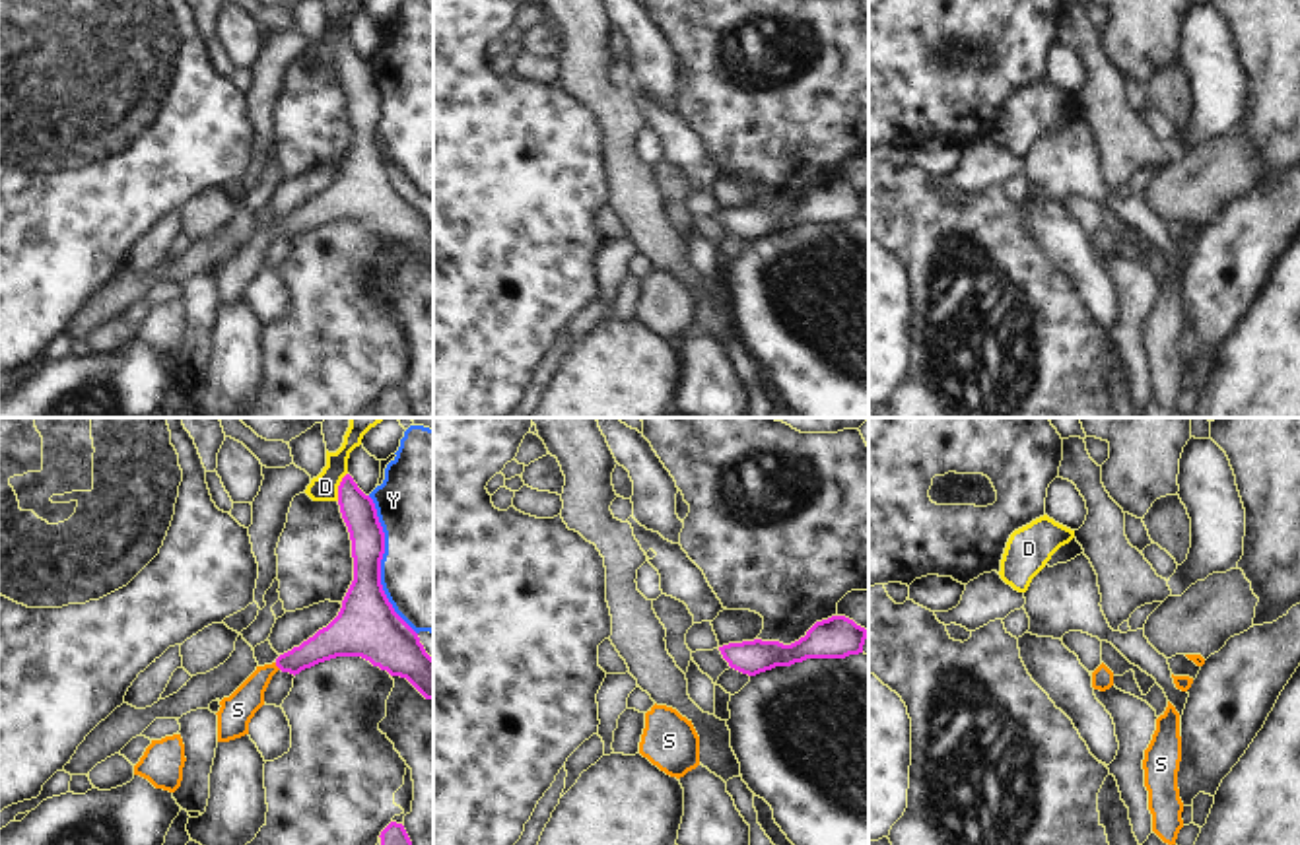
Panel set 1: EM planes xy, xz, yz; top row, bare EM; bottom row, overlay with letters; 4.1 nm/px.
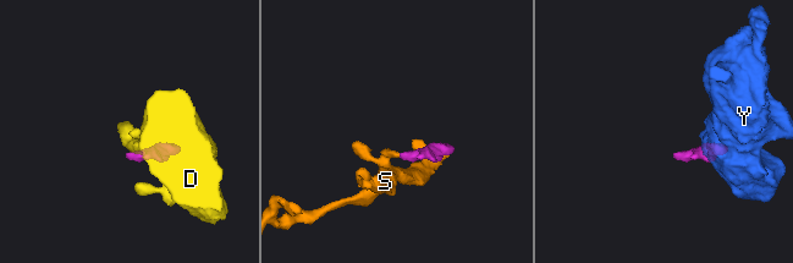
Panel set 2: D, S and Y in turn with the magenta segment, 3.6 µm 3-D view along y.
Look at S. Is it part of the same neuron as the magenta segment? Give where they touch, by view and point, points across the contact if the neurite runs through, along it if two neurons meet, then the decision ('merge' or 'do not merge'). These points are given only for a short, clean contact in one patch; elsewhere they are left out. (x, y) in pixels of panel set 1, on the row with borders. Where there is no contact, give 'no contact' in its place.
xy (278, 667) | across xy (331, 642), (278, 667), (251, 690), (238, 709) | merge

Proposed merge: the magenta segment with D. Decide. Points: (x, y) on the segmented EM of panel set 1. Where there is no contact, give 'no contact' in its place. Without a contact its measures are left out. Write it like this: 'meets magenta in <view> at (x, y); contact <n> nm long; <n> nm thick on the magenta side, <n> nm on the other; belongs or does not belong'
meets magenta in xy at (339, 486); contact 130 nm long; 140 nm thick on the magenta side, 110 nm on the other; does not belong

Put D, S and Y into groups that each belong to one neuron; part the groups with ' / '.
D / S / Y

